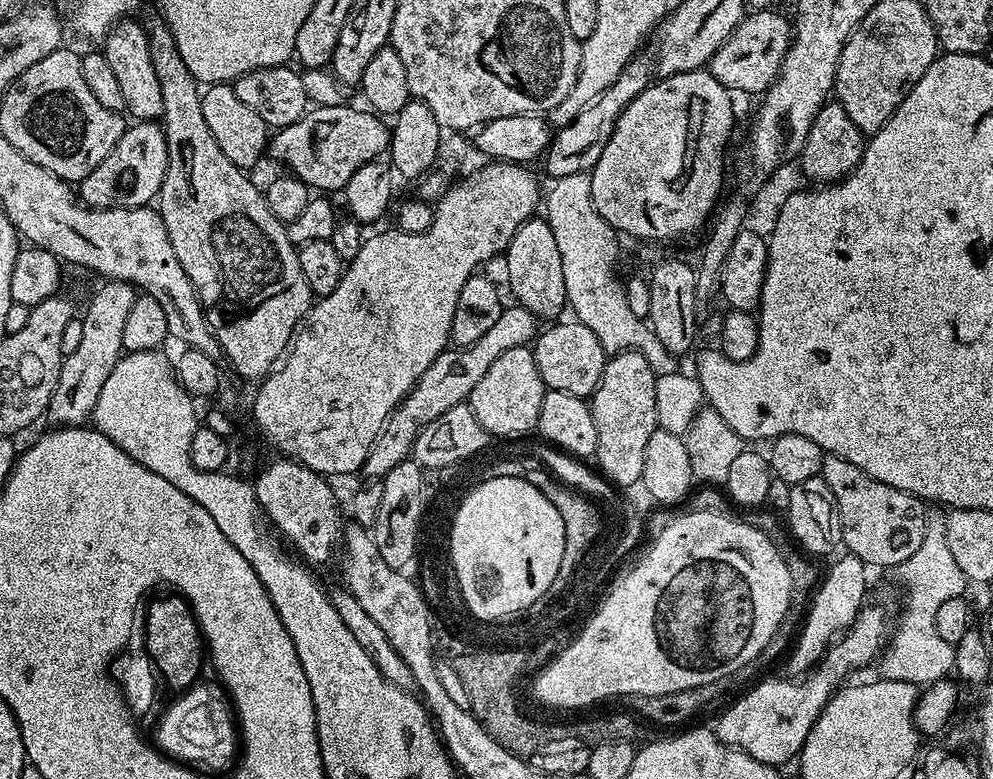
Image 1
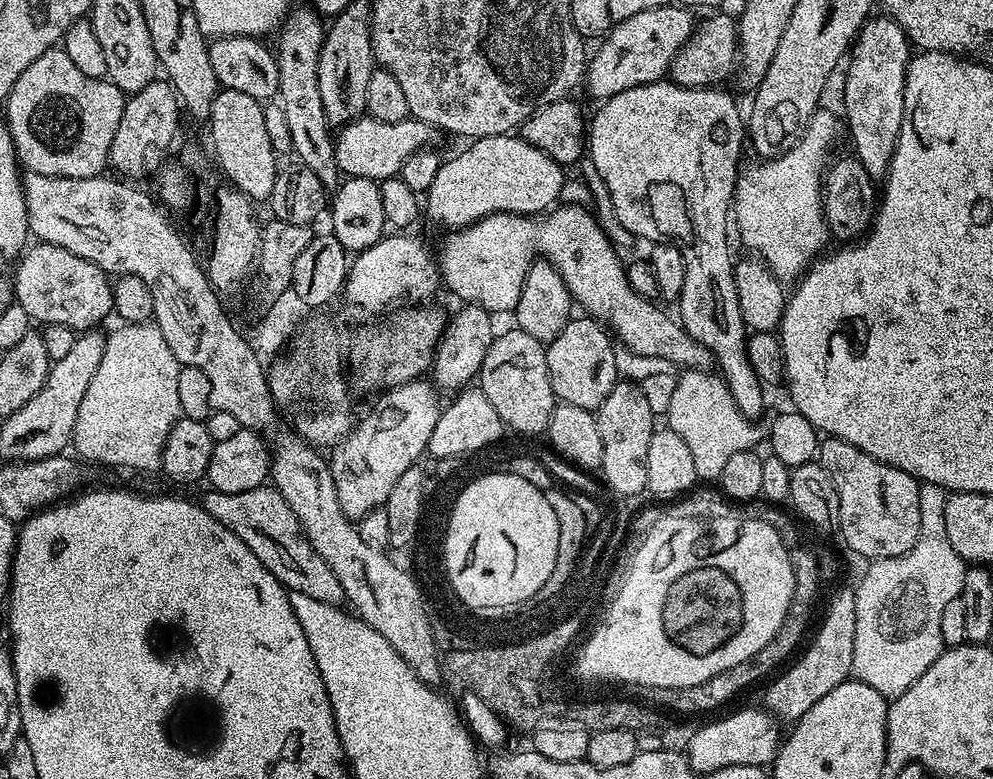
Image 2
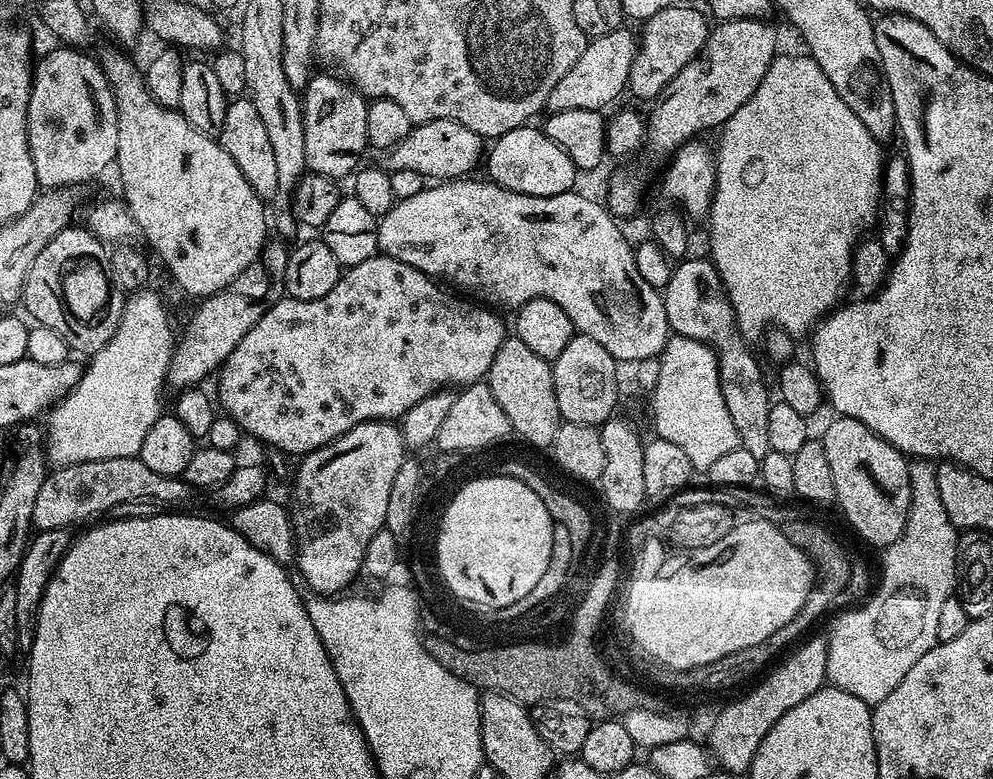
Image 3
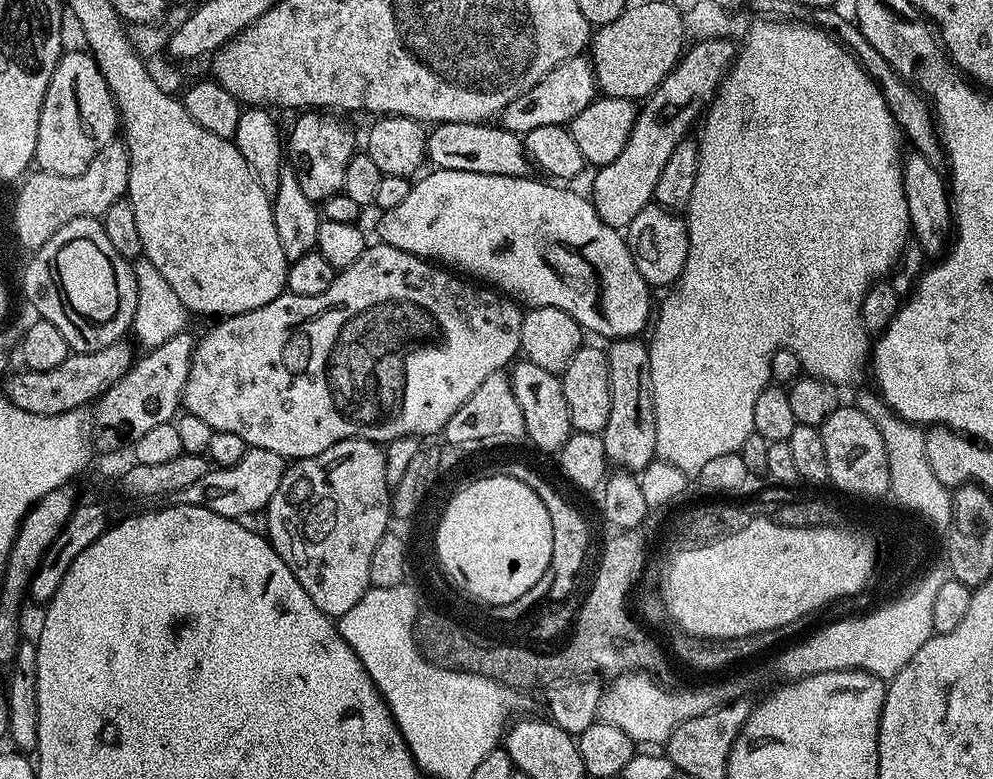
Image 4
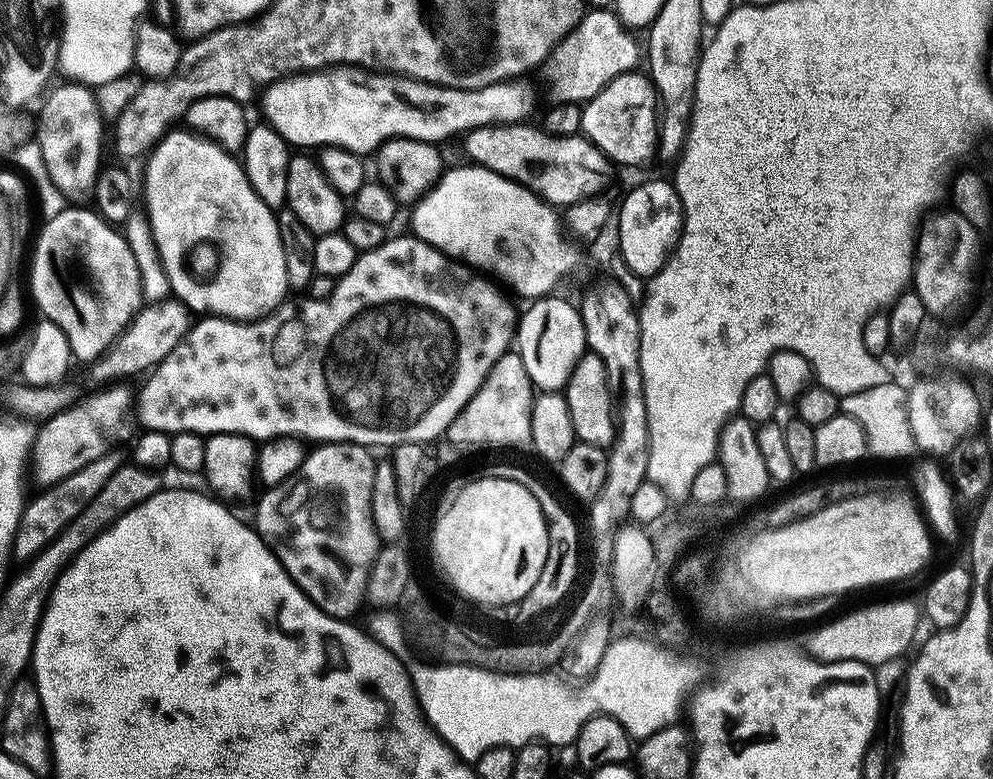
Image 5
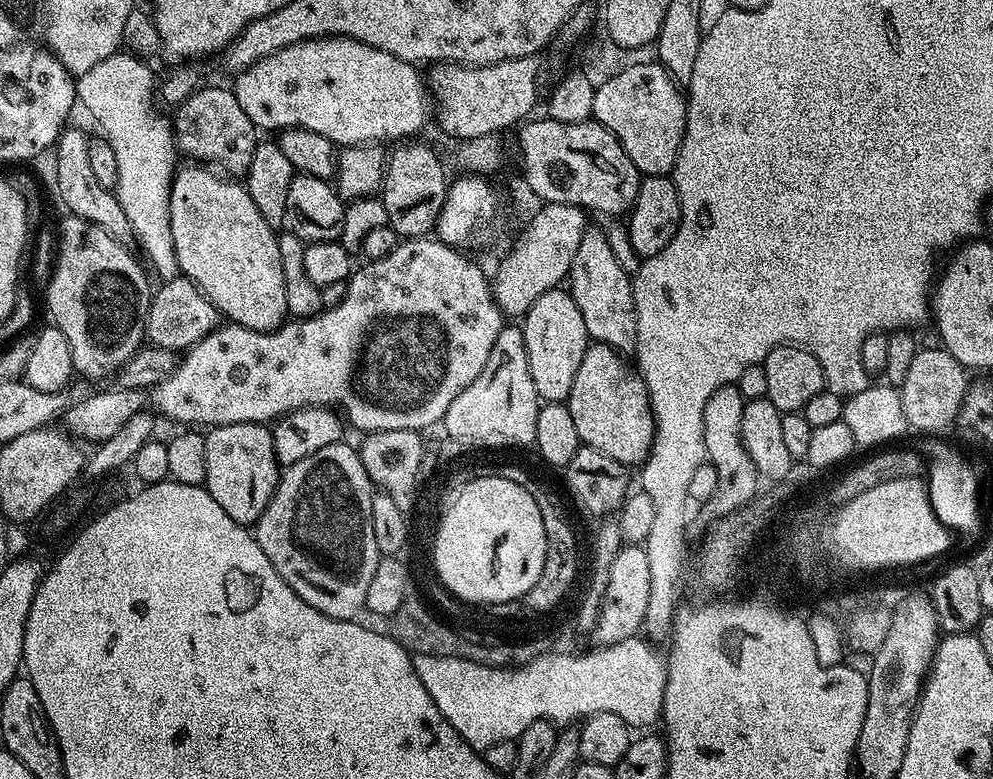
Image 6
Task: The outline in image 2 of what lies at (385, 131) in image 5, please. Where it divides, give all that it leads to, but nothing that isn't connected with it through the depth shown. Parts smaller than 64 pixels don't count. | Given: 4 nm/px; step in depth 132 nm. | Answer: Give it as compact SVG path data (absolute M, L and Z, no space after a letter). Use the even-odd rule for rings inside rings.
M666 2L661 8L642 10L642 14L615 21L607 36L599 41L600 49L593 56L591 53L587 61L586 85L589 94L596 102L603 102L614 94L622 94L622 90L665 79L678 50L682 50L682 46L692 37L692 16L693 13L680 7L679 3Z

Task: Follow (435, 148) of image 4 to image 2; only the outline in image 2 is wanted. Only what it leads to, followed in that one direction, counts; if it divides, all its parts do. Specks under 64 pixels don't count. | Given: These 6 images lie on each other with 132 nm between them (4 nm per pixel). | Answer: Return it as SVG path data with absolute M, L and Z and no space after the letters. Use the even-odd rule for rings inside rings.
M363 115L343 125L335 133L336 167L345 177L370 178L382 181L399 176L406 158L415 152L425 151L432 140L434 129L421 120L406 119L402 122L378 122L370 115Z

